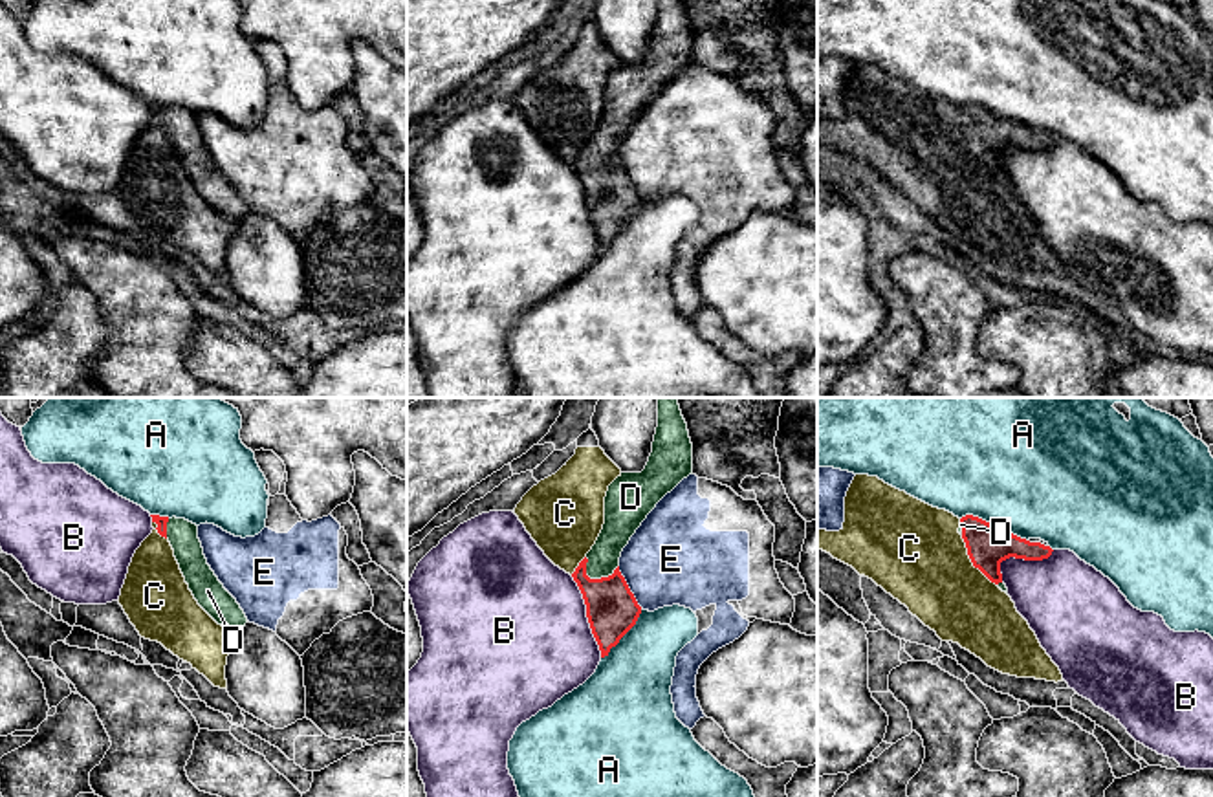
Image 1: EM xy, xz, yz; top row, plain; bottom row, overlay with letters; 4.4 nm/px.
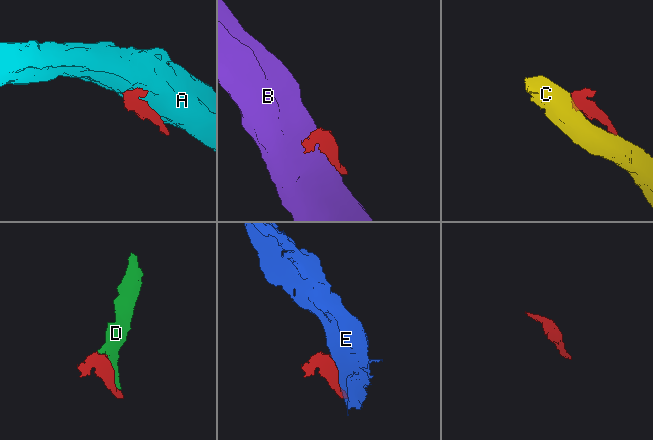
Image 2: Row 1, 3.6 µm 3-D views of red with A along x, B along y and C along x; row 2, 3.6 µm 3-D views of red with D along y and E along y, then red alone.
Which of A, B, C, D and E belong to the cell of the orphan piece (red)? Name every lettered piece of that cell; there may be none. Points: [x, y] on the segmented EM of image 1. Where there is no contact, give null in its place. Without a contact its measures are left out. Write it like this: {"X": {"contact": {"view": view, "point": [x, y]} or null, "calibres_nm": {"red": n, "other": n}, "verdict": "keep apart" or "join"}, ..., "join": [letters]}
{"A": {"contact": {"view": "yz", "point": [992, 524]}, "calibres_nm": {"red": 180, "other": 500}, "verdict": "keep apart"}, "B": {"contact": {"view": "xz", "point": [587, 616]}, "calibres_nm": {"red": 220, "other": 500}, "verdict": "keep apart"}, "C": {"contact": {"view": "yz", "point": [972, 561]}, "calibres_nm": {"red": 180, "other": 420}, "verdict": "keep apart"}, "D": {"contact": {"view": "xz", "point": [601, 578]}, "calibres_nm": {"red": 220, "other": 140}, "verdict": "join"}, "E": {"contact": {"view": "xz", "point": [627, 587]}, "calibres_nm": {"red": 220, "other": 400}, "verdict": "keep apart"}, "join": ["D"]}

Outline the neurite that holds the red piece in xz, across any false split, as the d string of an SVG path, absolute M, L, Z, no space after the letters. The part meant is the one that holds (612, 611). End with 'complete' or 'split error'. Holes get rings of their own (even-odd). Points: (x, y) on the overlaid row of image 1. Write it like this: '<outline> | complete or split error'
M676 398L658 399L652 453L641 473L621 473L605 497L603 530L572 573L601 658L636 625L641 606L619 572L630 537L683 478L693 475L693 443Z | split error

